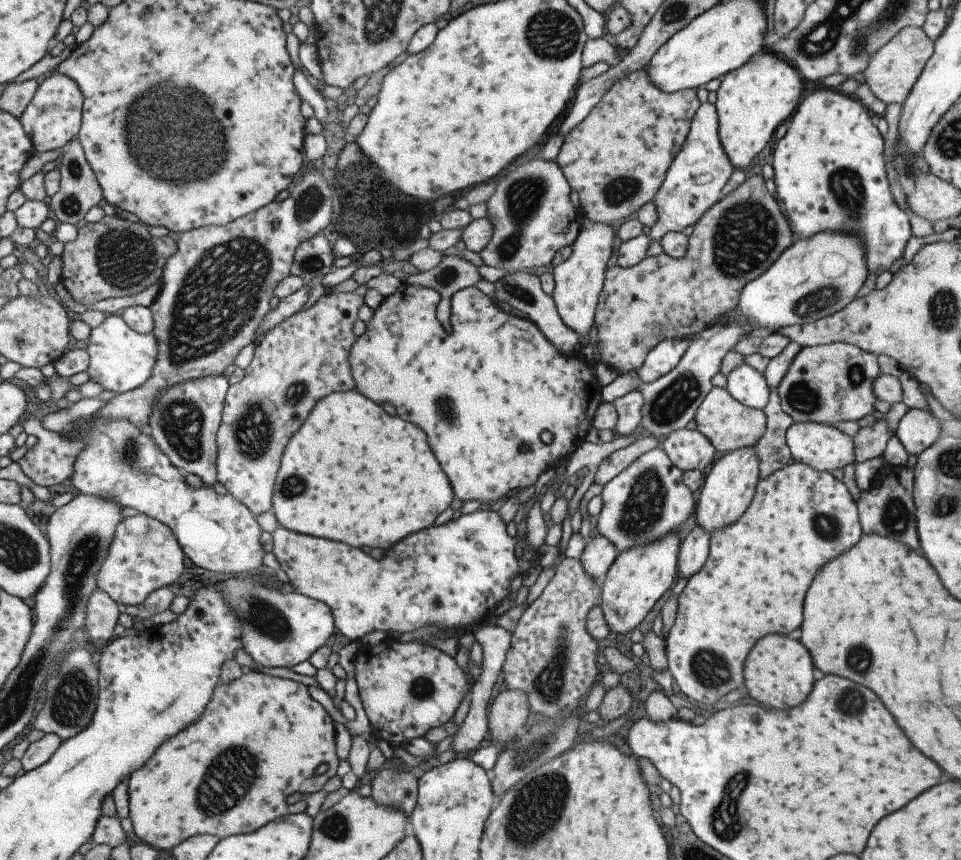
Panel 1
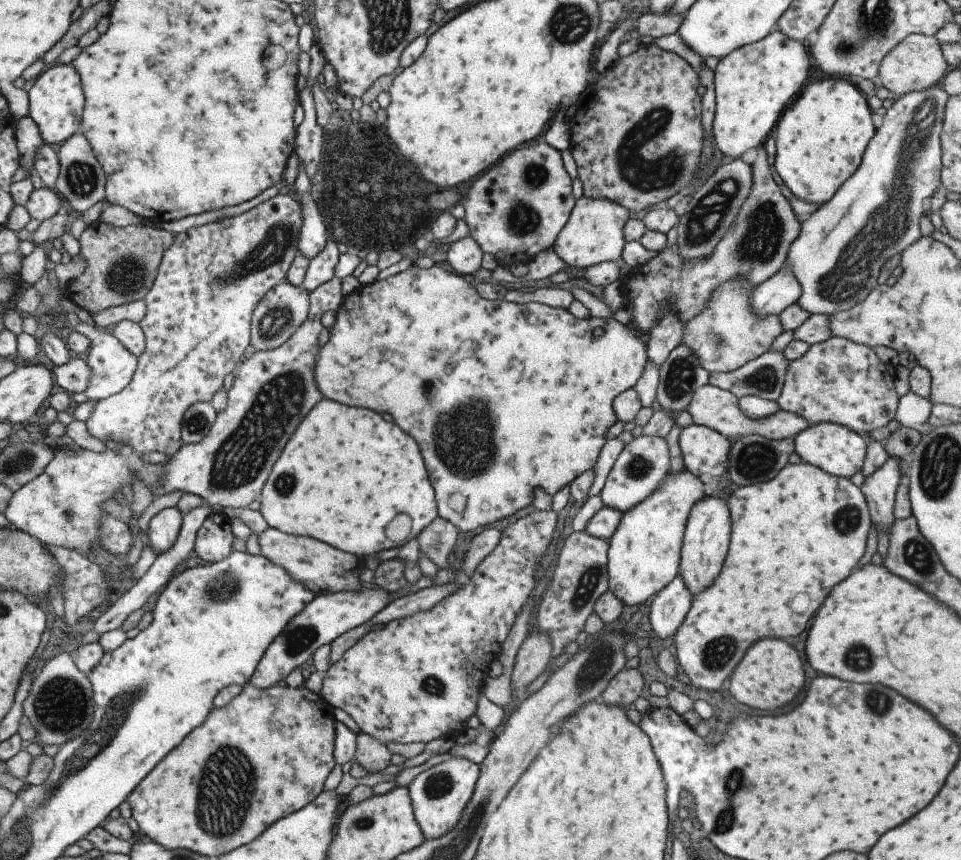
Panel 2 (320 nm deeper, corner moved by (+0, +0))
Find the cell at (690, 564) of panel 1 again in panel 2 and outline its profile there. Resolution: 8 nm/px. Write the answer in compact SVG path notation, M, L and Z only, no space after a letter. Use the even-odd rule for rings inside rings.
M679 574L655 594L649 606L647 620L657 638L665 639L675 634L691 608L691 600L691 592L685 588Z

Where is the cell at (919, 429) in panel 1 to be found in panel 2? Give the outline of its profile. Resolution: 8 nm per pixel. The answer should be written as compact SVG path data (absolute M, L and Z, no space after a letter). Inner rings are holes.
M888 456L885 464L877 468L873 474L865 476L863 484L859 487L865 498L870 522L875 524L876 532L889 531L893 522L893 504L897 486L901 478L899 462L902 460L895 456Z

